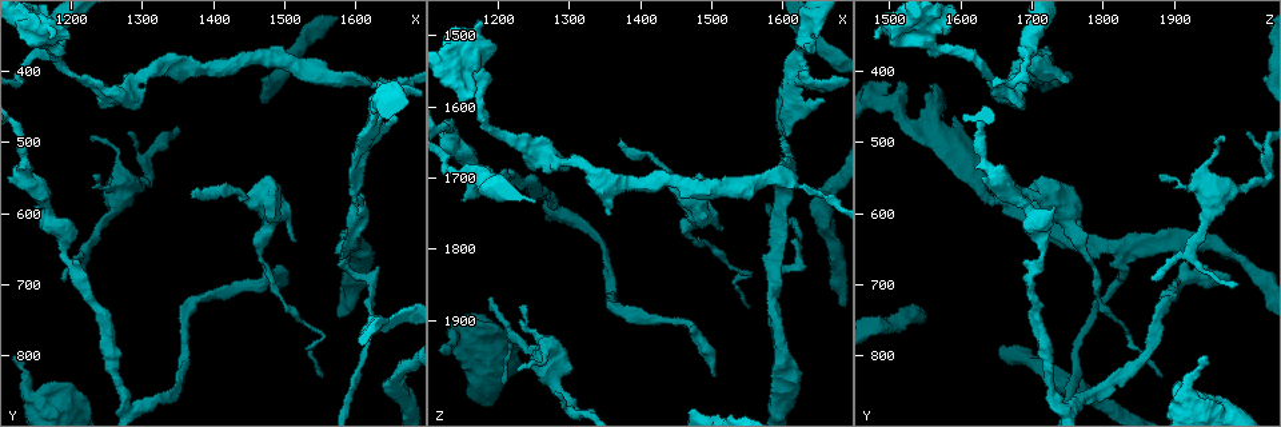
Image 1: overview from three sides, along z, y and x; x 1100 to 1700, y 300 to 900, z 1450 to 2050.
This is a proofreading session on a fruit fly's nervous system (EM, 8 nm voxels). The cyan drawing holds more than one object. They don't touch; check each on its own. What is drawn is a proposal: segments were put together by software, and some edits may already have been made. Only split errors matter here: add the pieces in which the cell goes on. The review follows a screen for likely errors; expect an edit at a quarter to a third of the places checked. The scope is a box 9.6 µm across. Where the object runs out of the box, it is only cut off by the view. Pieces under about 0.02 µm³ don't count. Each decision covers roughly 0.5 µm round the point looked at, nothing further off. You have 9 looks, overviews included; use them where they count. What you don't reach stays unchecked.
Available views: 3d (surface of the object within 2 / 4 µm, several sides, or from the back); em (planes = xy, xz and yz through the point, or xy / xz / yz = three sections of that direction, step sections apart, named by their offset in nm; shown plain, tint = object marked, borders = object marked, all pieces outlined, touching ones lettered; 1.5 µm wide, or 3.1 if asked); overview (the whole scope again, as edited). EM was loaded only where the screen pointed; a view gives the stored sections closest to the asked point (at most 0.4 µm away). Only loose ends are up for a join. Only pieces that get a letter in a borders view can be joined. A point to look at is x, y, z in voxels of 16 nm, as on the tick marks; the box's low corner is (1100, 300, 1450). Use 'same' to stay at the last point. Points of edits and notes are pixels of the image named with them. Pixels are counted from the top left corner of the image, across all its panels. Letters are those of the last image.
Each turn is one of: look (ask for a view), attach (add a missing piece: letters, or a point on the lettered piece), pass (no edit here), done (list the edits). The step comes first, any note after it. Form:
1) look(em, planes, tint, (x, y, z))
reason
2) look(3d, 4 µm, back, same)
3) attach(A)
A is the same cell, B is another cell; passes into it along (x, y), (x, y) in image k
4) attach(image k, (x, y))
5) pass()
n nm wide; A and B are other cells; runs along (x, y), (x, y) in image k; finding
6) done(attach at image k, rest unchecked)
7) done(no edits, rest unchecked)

look(em, planes, borders, (1505, 685, 1980))
free end

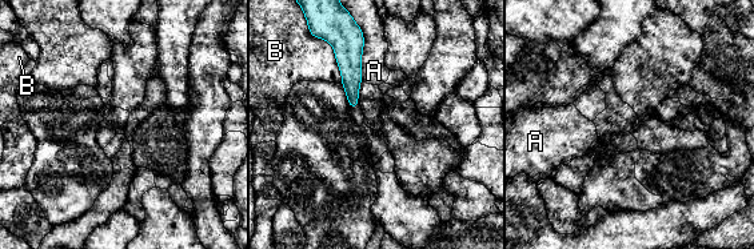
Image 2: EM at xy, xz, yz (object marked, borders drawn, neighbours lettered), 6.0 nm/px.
pass()
A and B are other cells; border along (363, 32), (360, 80) in image 2; none of them fits

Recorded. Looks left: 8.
look(em, xz, step 8, borders, (1515, 640, 1770))
free end

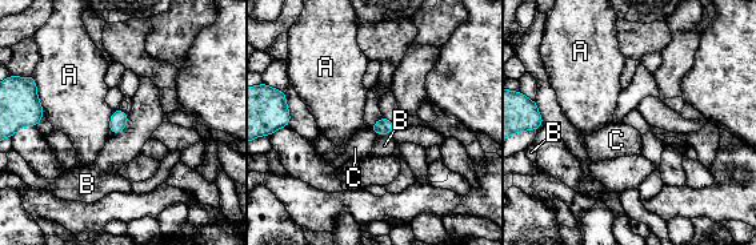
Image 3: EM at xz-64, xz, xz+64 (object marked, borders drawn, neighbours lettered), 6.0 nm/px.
look(em, planes, borders, same)
cut it another way

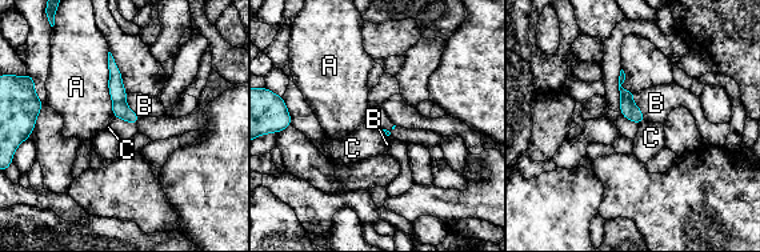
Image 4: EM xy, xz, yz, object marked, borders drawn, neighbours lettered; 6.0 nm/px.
pass()
A, B and C are other cells; border along (635, 92), (632, 102), (646, 120) in image 4; no lettered piece goes on from it

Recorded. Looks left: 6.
look(3d, 2 µm, back, (1230, 550, 1880))

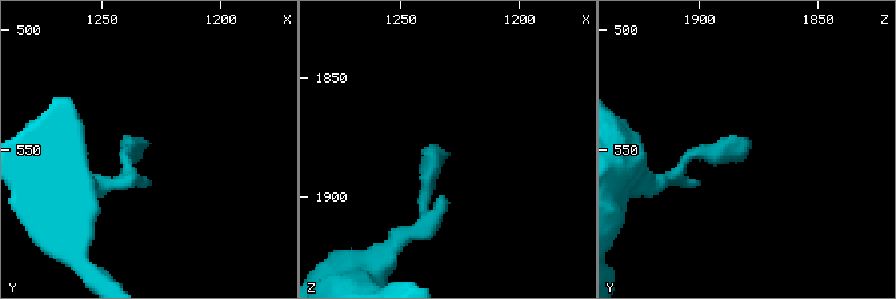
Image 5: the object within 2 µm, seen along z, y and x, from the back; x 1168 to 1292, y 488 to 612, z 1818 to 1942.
look(em, planes, plain, (1230, 548, 1881))

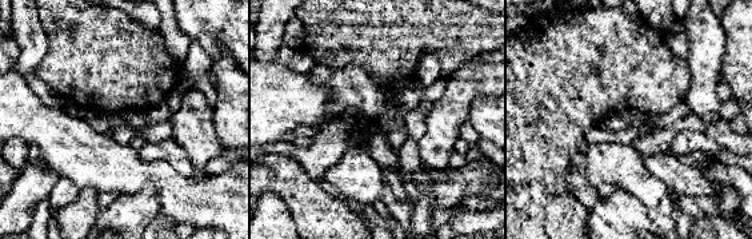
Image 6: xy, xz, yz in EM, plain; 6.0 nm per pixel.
look(em, planes, borders, same)
see the neighbours

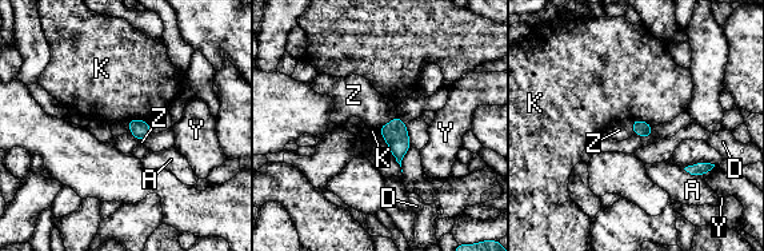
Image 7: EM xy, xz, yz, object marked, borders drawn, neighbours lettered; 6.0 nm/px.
pass()
Z touches over 150 nm; A, D, K, Y and Z are other cells; border along (398, 116), (378, 128) in image 7; none of them fits

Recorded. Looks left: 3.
look(3d, 4 µm, (1370, 570, 1645))
tapers out

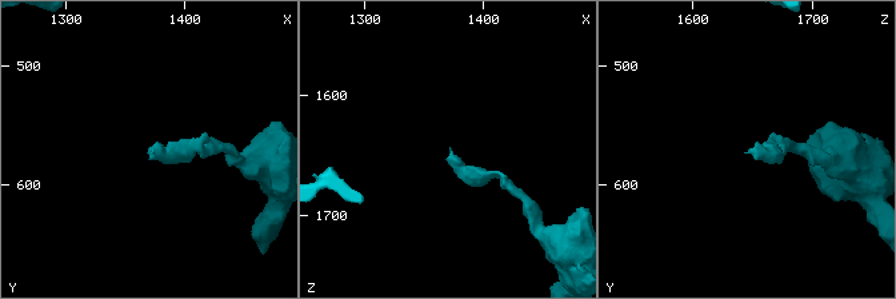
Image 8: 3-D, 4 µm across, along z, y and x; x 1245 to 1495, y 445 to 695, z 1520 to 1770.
look(em, xy, step 4, borders, (1372, 570, 1648))

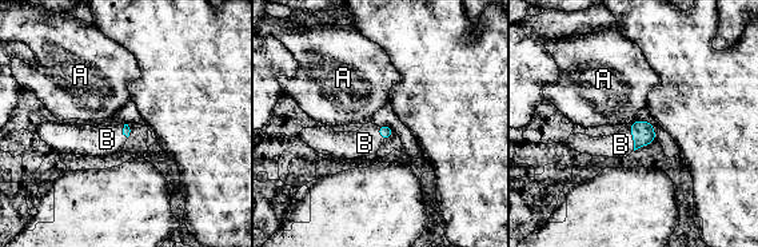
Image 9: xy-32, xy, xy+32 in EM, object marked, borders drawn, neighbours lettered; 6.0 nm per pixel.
attach(B)
B touches over 160 nm; B is the same cell, A is another cell; it goes on there

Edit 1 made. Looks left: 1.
done(attach at image 9, rest unchecked)

